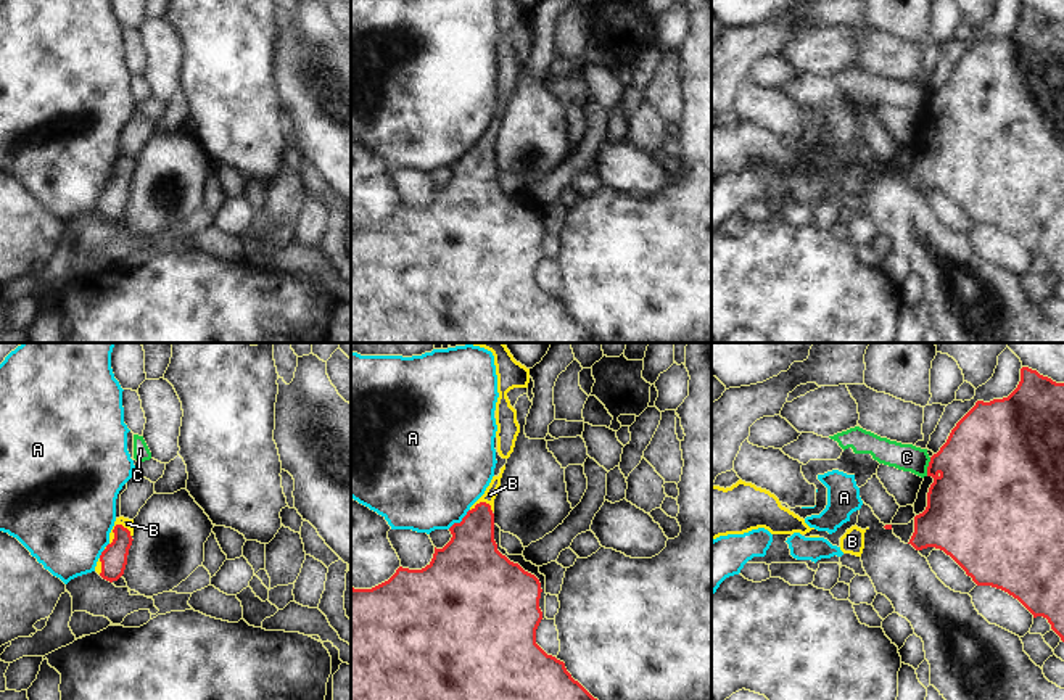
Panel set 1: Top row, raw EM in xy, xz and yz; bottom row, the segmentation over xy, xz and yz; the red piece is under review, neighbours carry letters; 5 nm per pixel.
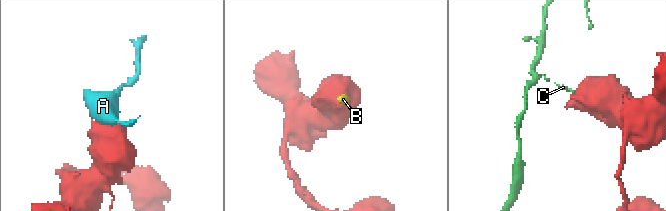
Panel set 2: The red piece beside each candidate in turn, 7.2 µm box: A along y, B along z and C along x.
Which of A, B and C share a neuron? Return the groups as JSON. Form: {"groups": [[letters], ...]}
{"groups": [["A"], ["B"], ["C"]]}

